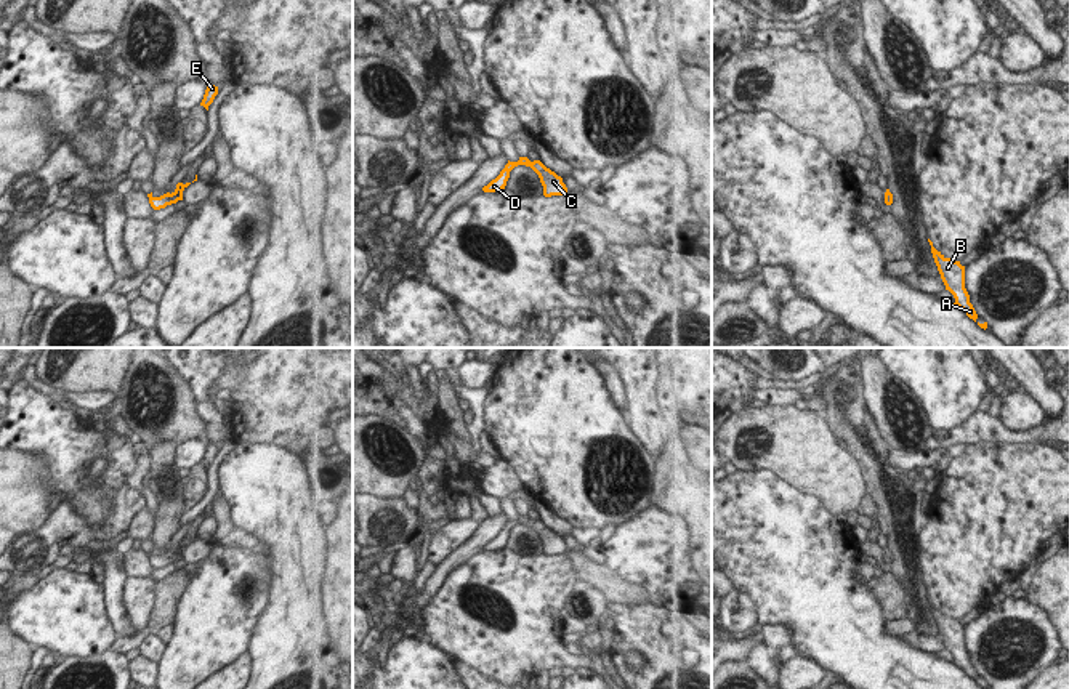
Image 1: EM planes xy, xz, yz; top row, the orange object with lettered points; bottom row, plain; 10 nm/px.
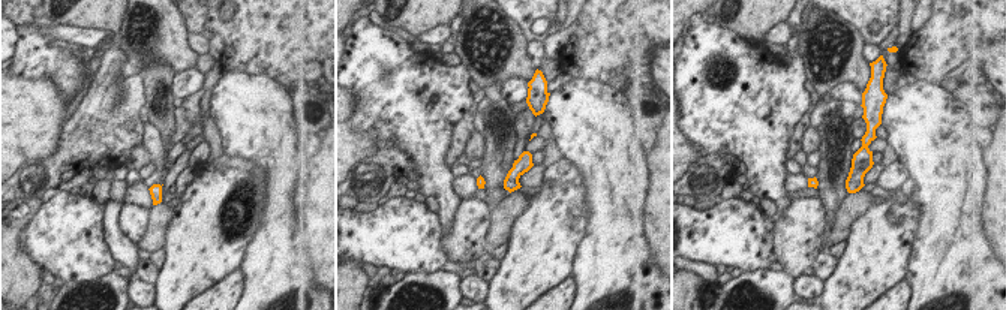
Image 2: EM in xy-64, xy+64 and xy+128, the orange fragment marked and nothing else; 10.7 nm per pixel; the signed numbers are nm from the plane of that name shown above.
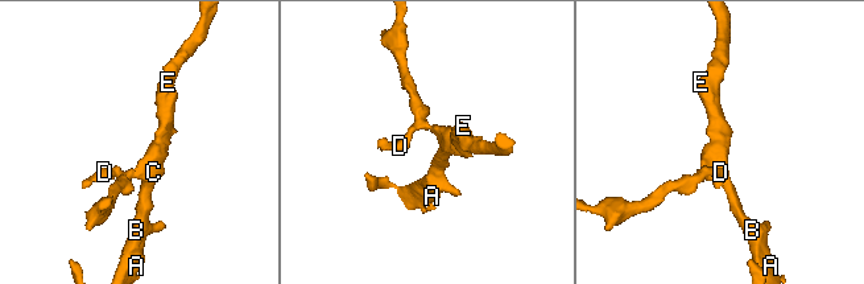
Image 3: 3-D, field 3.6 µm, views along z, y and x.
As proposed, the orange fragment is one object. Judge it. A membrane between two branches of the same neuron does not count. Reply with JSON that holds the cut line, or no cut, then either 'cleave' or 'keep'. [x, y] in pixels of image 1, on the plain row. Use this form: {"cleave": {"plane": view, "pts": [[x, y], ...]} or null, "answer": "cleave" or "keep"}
{"cleave": null, "answer": "keep"}

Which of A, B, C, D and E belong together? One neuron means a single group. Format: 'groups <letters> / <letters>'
groups A B C D E

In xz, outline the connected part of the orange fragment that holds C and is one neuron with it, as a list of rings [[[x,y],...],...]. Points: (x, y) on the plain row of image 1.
[[[519,516],[518,521],[508,519],[505,527],[500,530],[500,534],[495,538],[492,538],[487,545],[484,545],[482,550],[484,551],[495,551],[495,550],[505,548],[506,540],[510,537],[510,530],[518,524],[530,526],[539,534],[540,542],[543,545],[543,554],[545,556],[566,554],[567,546],[563,542],[563,537],[558,535],[550,527],[547,527],[540,519],[530,521],[527,516]]]

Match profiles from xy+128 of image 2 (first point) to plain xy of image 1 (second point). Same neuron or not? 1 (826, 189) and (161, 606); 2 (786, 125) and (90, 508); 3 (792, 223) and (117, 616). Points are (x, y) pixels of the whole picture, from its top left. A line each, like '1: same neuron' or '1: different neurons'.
1: different neurons
2: same neuron
3: different neurons

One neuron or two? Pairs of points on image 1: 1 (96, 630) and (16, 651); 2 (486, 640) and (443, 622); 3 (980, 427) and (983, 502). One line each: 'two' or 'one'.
1: two
2: one
3: two

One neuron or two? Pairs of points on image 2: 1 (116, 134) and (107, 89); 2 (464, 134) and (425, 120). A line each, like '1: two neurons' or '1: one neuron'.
1: one neuron
2: two neurons

